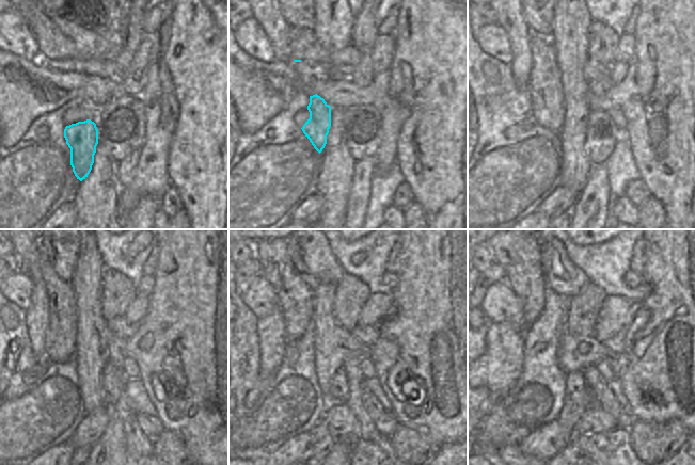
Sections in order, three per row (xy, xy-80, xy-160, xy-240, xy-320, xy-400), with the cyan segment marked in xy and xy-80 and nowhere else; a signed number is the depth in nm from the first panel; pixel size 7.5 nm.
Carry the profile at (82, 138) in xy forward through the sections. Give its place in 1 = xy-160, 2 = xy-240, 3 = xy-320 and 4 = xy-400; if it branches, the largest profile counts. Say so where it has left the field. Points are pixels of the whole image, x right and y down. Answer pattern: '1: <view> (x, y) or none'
1: xy-160 (545, 86)
2: xy-240 (62, 333)
3: xy-320 (295, 300)
4: xy-400 (519, 255)

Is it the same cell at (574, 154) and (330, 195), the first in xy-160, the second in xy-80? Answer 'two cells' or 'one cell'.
one cell

